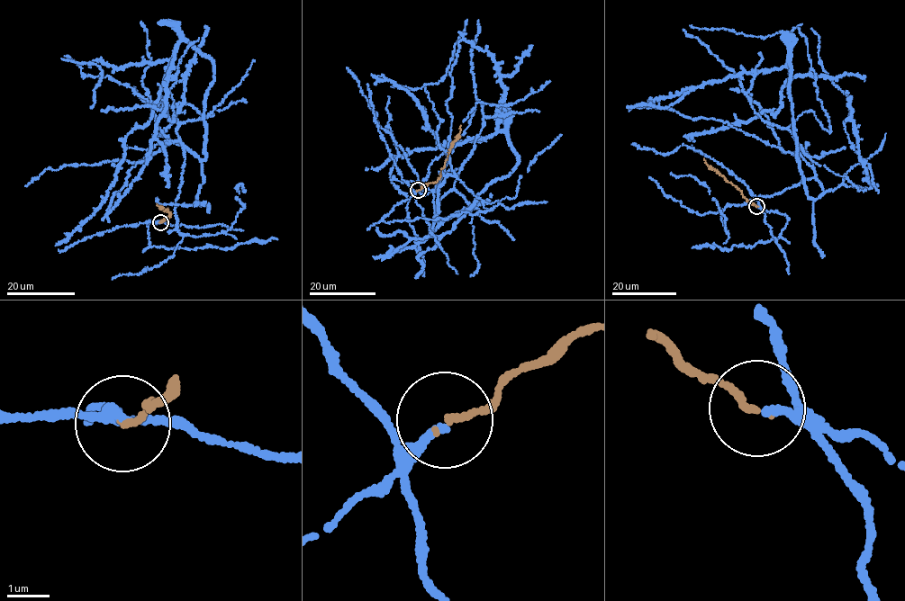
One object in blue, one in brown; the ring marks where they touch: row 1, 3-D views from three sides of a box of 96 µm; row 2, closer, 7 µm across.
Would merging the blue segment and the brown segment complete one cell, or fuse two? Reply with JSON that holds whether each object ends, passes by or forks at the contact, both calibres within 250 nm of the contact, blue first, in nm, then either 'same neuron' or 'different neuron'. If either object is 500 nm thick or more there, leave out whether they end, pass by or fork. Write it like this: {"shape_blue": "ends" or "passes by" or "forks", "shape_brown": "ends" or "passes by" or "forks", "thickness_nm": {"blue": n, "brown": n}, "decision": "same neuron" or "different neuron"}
{"shape_blue": "ends", "shape_brown": "ends", "thickness_nm": {"blue": 190, "brown": 150}, "decision": "same neuron"}

